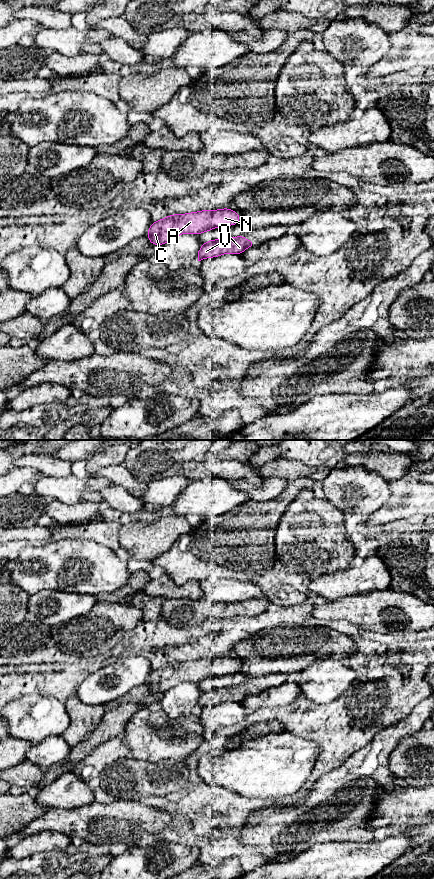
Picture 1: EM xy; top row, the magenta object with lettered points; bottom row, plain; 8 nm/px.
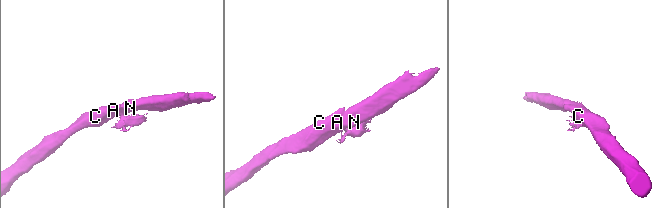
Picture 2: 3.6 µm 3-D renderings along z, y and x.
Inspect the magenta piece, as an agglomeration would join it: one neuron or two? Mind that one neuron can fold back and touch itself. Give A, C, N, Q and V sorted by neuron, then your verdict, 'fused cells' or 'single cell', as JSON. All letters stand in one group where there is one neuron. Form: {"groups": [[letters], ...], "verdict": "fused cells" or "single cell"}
{"groups": [["A", "C", "N"], ["Q", "V"]], "verdict": "fused cells"}

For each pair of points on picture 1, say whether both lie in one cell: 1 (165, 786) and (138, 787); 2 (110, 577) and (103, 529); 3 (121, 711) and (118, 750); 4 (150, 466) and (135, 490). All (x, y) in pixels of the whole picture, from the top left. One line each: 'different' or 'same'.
1: same
2: different
3: different
4: different

